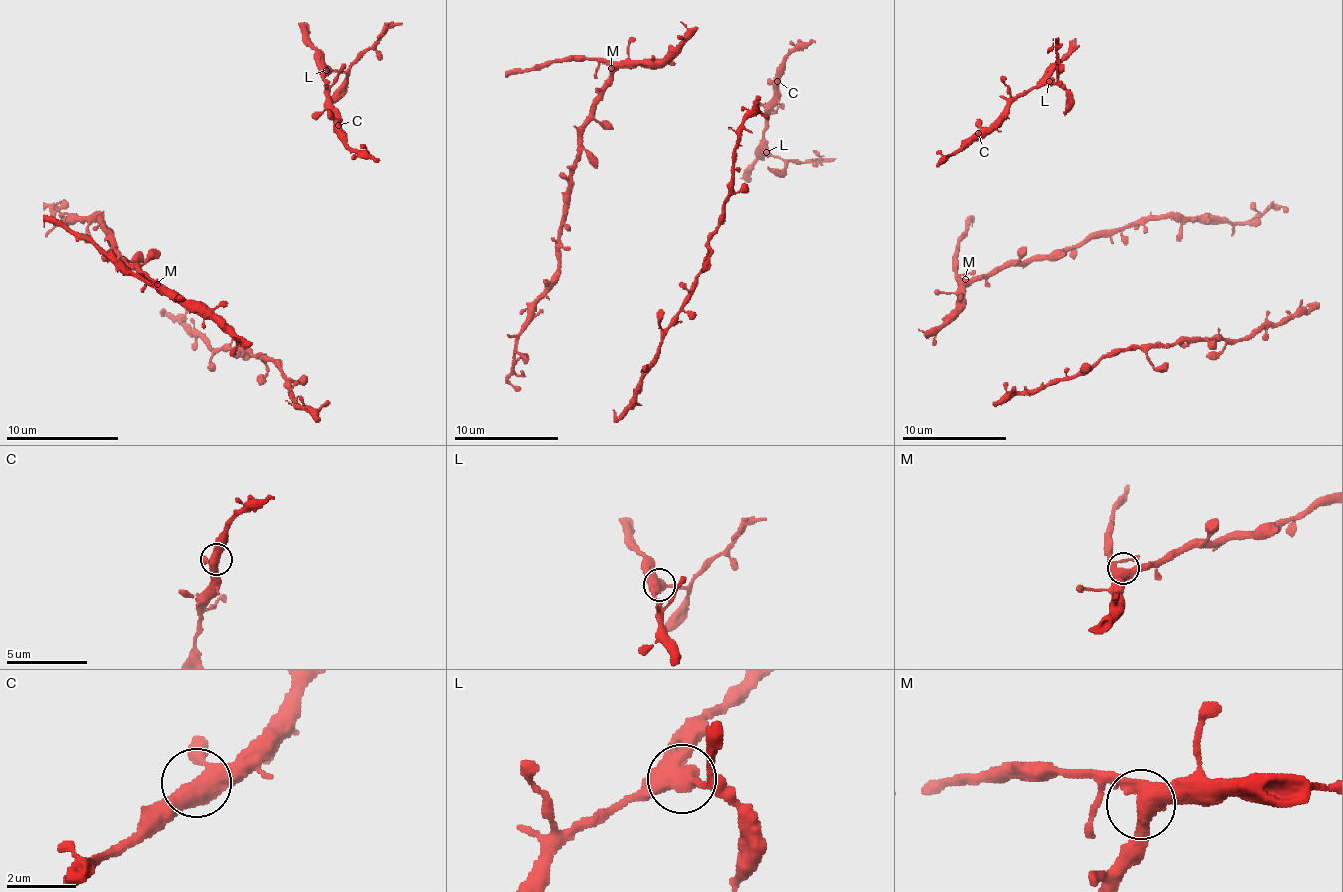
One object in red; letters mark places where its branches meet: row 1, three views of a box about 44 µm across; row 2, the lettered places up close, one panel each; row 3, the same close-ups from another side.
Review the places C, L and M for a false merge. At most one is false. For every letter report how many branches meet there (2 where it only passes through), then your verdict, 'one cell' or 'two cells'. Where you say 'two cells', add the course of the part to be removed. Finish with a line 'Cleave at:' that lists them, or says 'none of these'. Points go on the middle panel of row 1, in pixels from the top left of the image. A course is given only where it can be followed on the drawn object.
C: branches 3; one cell
L: branches 3; two cells; course (767, 151), (783, 159), (835, 159)
M: branches 3; one cell
Cleave at: L

